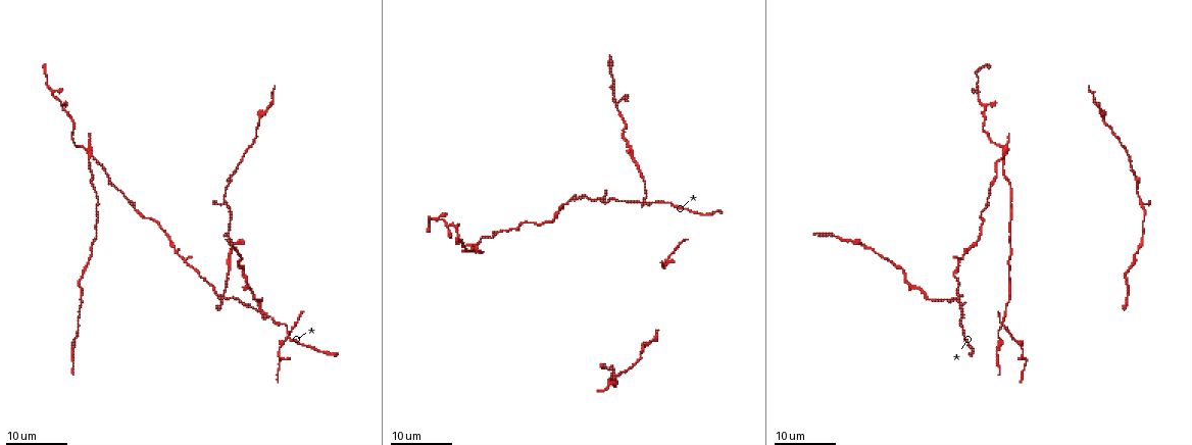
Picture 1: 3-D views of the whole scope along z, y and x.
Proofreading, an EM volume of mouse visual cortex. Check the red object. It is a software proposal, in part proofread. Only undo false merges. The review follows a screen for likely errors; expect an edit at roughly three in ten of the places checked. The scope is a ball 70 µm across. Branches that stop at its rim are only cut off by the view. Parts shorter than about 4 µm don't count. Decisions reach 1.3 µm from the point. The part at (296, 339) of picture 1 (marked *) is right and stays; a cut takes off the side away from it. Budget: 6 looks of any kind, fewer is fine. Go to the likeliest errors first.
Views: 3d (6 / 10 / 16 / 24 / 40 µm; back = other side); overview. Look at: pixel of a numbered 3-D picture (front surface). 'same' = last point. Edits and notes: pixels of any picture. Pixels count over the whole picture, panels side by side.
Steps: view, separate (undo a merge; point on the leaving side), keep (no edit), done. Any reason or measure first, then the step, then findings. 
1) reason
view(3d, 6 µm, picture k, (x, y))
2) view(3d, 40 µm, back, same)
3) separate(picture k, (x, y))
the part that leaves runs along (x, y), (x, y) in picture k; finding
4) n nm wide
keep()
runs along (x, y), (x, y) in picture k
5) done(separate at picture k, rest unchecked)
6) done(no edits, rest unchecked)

view(3d, 16 µm, picture 1, (1004, 155))

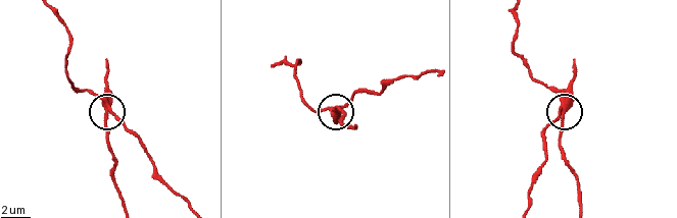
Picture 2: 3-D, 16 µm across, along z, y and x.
closer look
view(3d, 10 µm, picture 2, (564, 113))

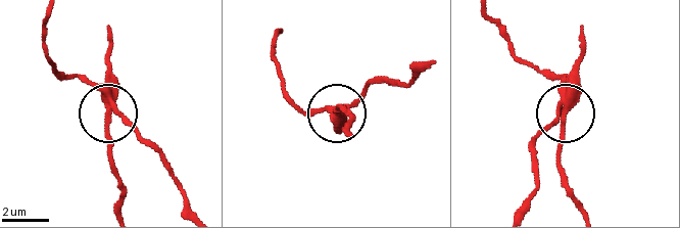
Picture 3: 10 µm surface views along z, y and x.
280 nm wide
separate(picture 3, (105, 131))
the part that leaves runs along (106, 99), (118, 209) in picture 3; a second neuron is stuck on

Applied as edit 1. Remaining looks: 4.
three arms meet
view(3d, 24 µm, picture 1, (642, 202))

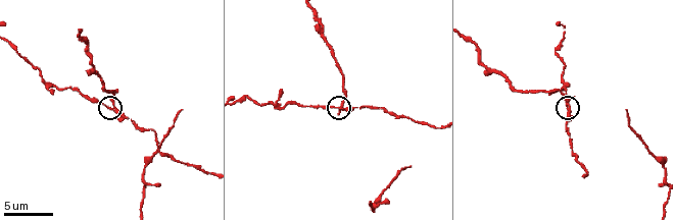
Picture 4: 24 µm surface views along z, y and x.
closer look
view(3d, 10 µm, picture 4, (112, 109))

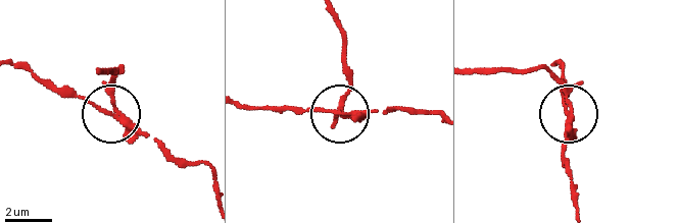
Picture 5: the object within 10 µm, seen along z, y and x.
side arm 33 µm; 3 arms
separate(picture 5, (108, 82))
two neurons meet here

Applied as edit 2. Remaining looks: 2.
view(overview)

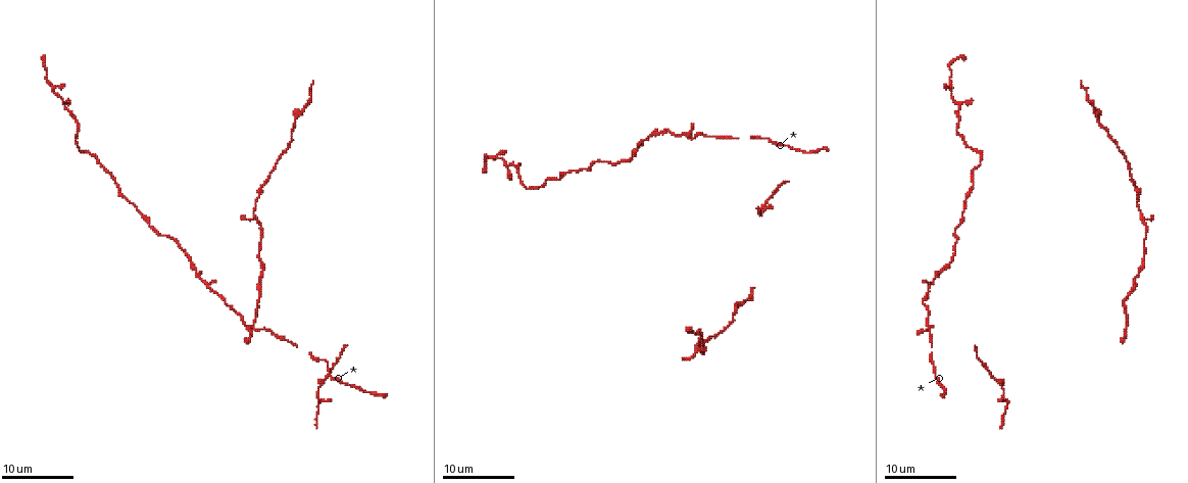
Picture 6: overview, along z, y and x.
small branch off a trunk
view(3d, 10 µm, picture 6, (63, 107))

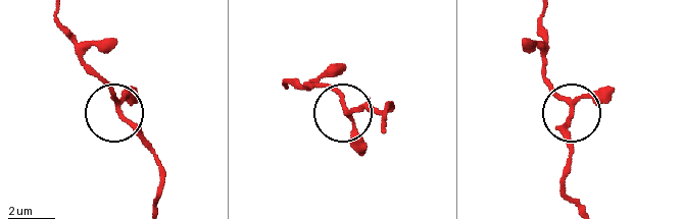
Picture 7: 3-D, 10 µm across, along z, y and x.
keep()
runs along (580, 206), (563, 183), (572, 107), (547, 77), (541, 56) in picture 7; all the same neuron

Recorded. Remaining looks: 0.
done(separate at picture 3, separate at picture 5, rest unchecked)

